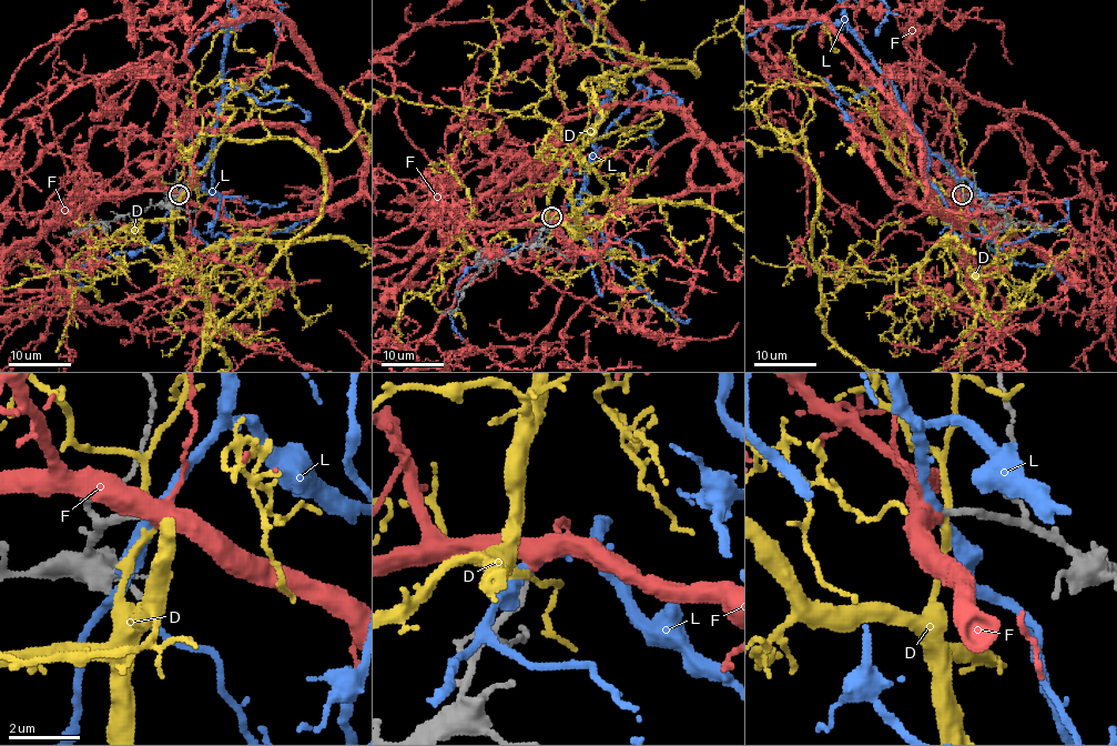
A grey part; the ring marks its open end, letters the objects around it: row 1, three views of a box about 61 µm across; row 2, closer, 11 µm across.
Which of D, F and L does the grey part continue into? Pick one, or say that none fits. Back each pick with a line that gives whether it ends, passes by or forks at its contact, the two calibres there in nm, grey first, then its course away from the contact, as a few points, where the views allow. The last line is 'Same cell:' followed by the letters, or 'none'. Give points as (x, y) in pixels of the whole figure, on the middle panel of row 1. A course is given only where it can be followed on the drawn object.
F: it forks there; 190 nm thick on the grey side, 440 nm on the other; it runs (550, 217), (737, 177), (696, 138), (662, 152), (526, 348), (424, 368)
Same cell: F

